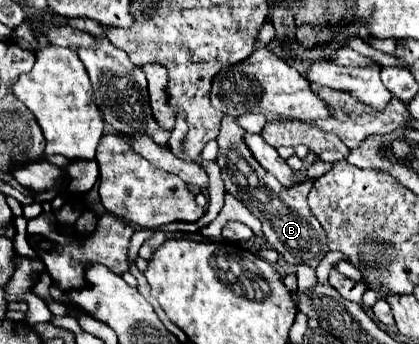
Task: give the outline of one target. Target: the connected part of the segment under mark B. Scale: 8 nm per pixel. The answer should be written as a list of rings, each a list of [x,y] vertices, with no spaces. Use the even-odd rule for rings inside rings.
[[[234,117],[222,119],[222,129],[218,135],[220,153],[216,157],[216,163],[222,169],[222,179],[226,183],[226,191],[236,195],[260,221],[262,231],[272,249],[276,249],[288,263],[304,263],[310,267],[318,267],[318,263],[328,253],[326,245],[326,231],[318,223],[318,219],[310,213],[310,207],[306,203],[308,191],[312,185],[300,183],[294,187],[284,187],[274,175],[268,175],[264,167],[252,159],[252,153],[248,147],[244,147],[244,129],[236,123]]]

